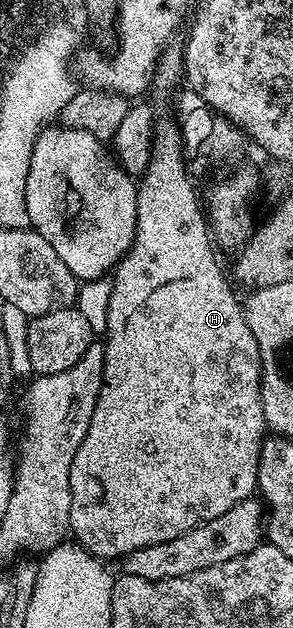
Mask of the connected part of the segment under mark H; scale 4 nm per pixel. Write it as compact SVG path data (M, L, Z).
M174 118L163 119L160 123L158 120L153 127L147 169L137 183L139 192L137 193L135 236L129 250L113 268L112 293L109 298L108 323L103 343L105 361L101 393L97 397L97 405L93 409L89 429L69 469L70 534L74 536L82 550L90 551L92 556L100 561L115 558L118 560L145 545L161 545L161 541L173 541L173 537L181 537L181 533L193 529L198 523L204 523L213 517L221 517L225 509L233 509L233 505L237 505L241 500L252 498L259 486L259 458L268 425L263 412L261 364L257 341L247 324L244 304L235 296L236 288L228 276L228 280L223 276L223 267L215 256L216 248L209 234L209 219L205 214L201 195L195 192L195 187L191 184L191 175L187 172L186 161L188 162L185 158L183 132L178 122Z

